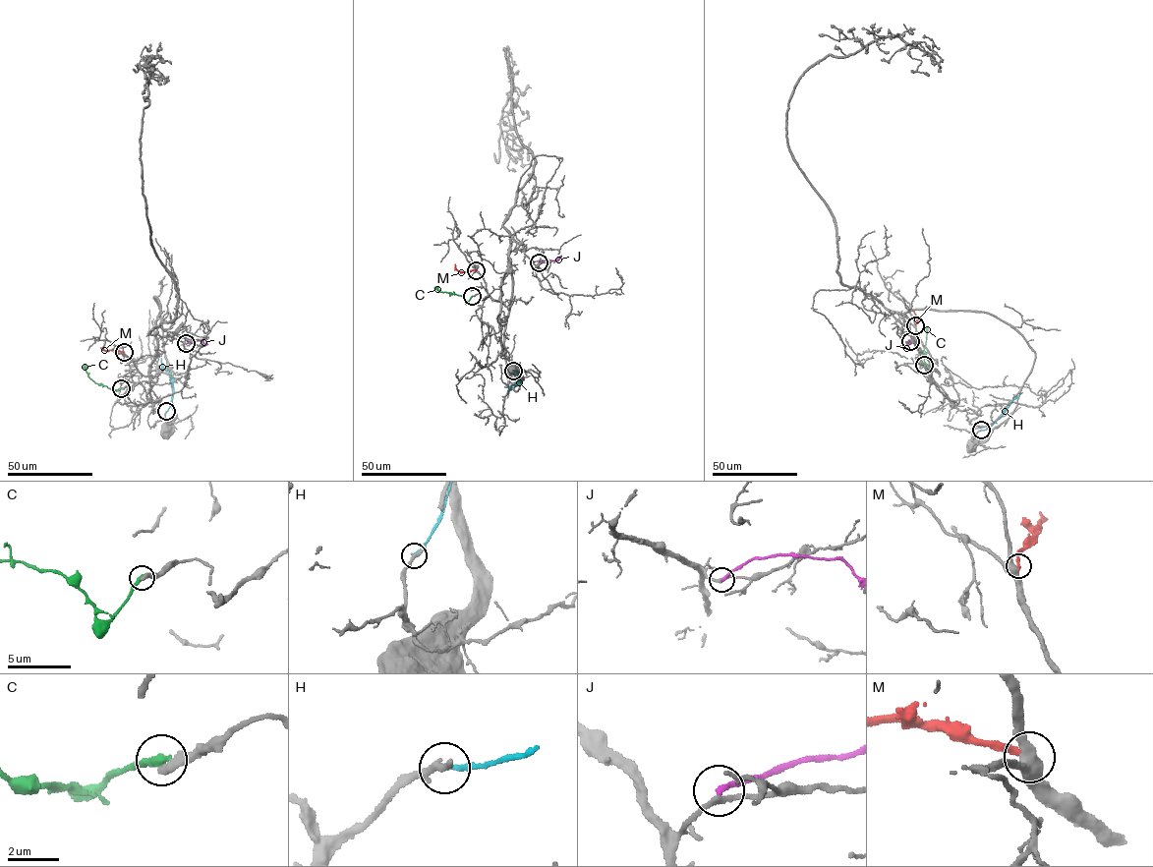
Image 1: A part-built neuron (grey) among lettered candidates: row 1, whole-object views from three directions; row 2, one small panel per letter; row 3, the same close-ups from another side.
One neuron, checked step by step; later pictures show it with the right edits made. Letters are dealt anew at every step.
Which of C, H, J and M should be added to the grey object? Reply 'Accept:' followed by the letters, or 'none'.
Accept: C

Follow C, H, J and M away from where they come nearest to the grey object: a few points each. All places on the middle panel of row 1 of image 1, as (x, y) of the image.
C: (472, 296), (466, 302), (460, 295), (434, 287)
H: (513, 371), (520, 381), (508, 391)
J: (539, 262), (558, 260), (560, 256)
M: (476, 270), (460, 272), (455, 263)

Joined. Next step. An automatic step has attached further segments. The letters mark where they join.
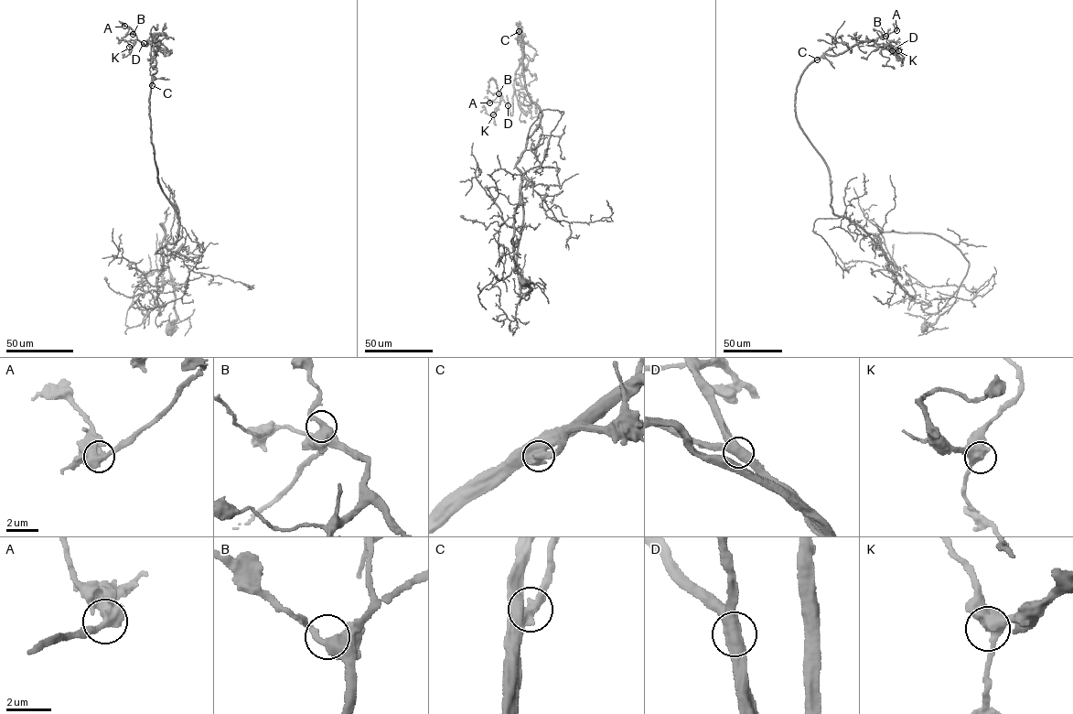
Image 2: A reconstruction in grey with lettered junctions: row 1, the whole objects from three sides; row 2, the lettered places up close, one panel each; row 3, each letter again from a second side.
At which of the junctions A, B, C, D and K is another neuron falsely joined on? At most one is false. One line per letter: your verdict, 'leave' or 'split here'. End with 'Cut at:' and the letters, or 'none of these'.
A: leave
B: leave
C: split here
D: leave
K: leave
Cut at: C

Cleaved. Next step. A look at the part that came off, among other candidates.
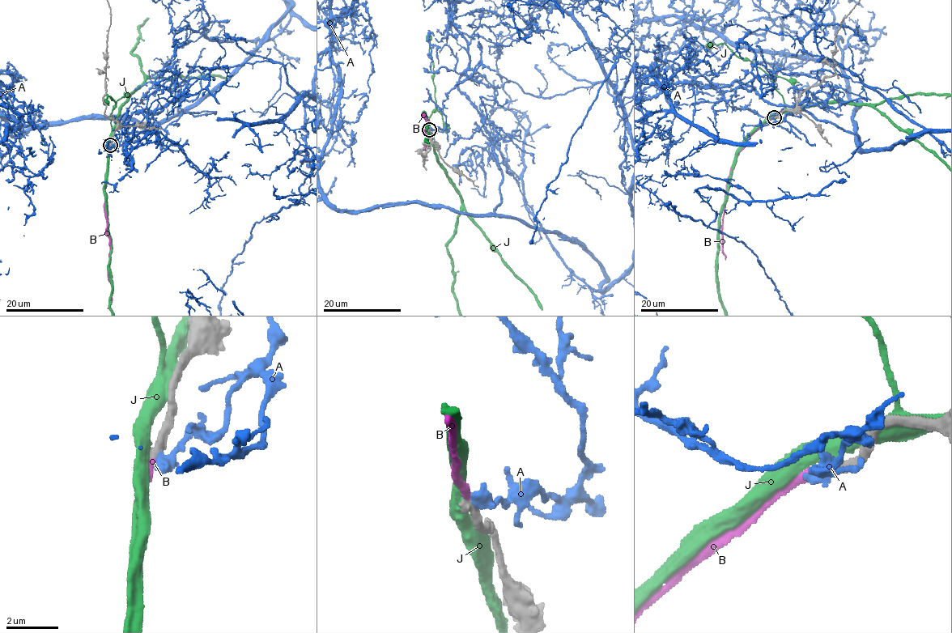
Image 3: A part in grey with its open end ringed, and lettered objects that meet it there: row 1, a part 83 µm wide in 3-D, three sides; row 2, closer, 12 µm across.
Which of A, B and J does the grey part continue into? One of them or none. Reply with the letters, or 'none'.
B

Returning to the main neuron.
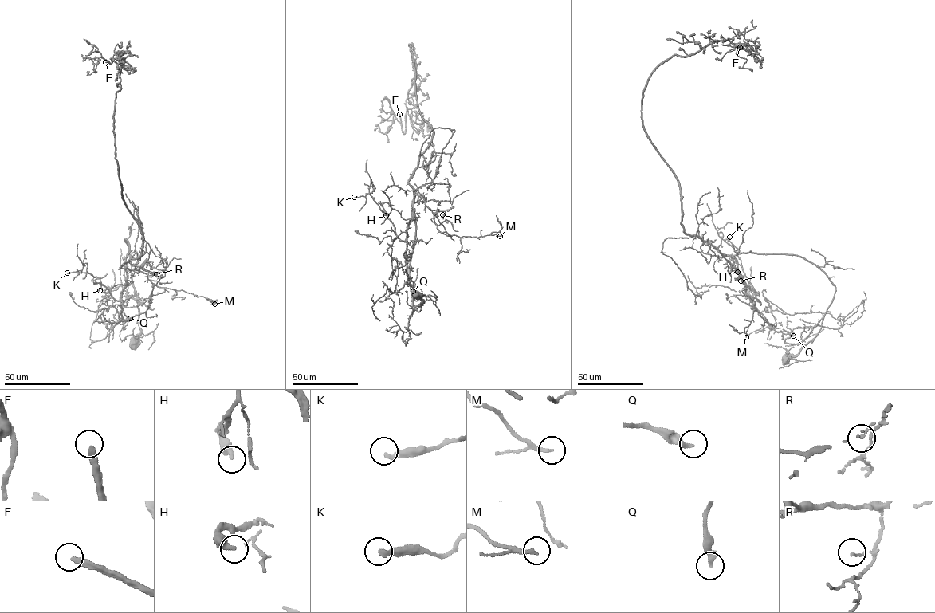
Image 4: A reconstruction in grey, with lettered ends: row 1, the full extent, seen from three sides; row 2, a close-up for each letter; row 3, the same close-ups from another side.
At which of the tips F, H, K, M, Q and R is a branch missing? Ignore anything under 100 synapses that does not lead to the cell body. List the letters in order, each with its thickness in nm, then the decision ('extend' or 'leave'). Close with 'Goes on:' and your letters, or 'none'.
F: 280 nm thick; extend
H: 400 nm thick; leave
K: 260 nm thick; leave
M: 200 nm thick; leave
Q: 280 nm thick; leave
R: 120 nm thick; leave
Goes on: F

